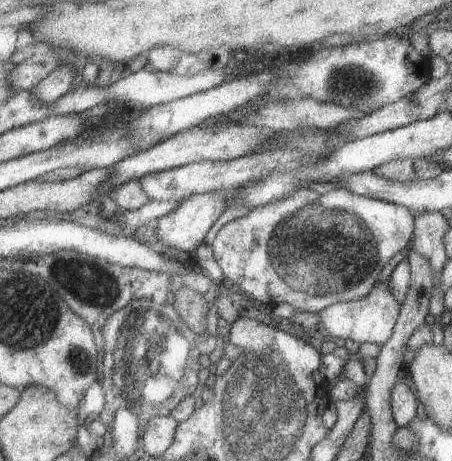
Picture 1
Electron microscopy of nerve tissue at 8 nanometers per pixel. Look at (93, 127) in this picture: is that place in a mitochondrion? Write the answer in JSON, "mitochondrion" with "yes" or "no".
{"mitochondrion":"no"}

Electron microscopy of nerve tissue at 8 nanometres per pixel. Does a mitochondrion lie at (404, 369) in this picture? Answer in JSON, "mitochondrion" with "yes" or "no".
{"mitochondrion":"no"}

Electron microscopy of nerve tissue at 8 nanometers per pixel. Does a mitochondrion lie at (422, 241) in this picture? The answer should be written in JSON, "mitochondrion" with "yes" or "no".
{"mitochondrion":"no"}

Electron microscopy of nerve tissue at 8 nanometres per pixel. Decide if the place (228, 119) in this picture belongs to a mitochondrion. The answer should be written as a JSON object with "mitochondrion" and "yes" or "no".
{"mitochondrion":"no"}

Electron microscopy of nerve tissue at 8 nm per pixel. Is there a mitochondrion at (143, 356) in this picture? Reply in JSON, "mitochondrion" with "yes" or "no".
{"mitochondrion":"yes"}

